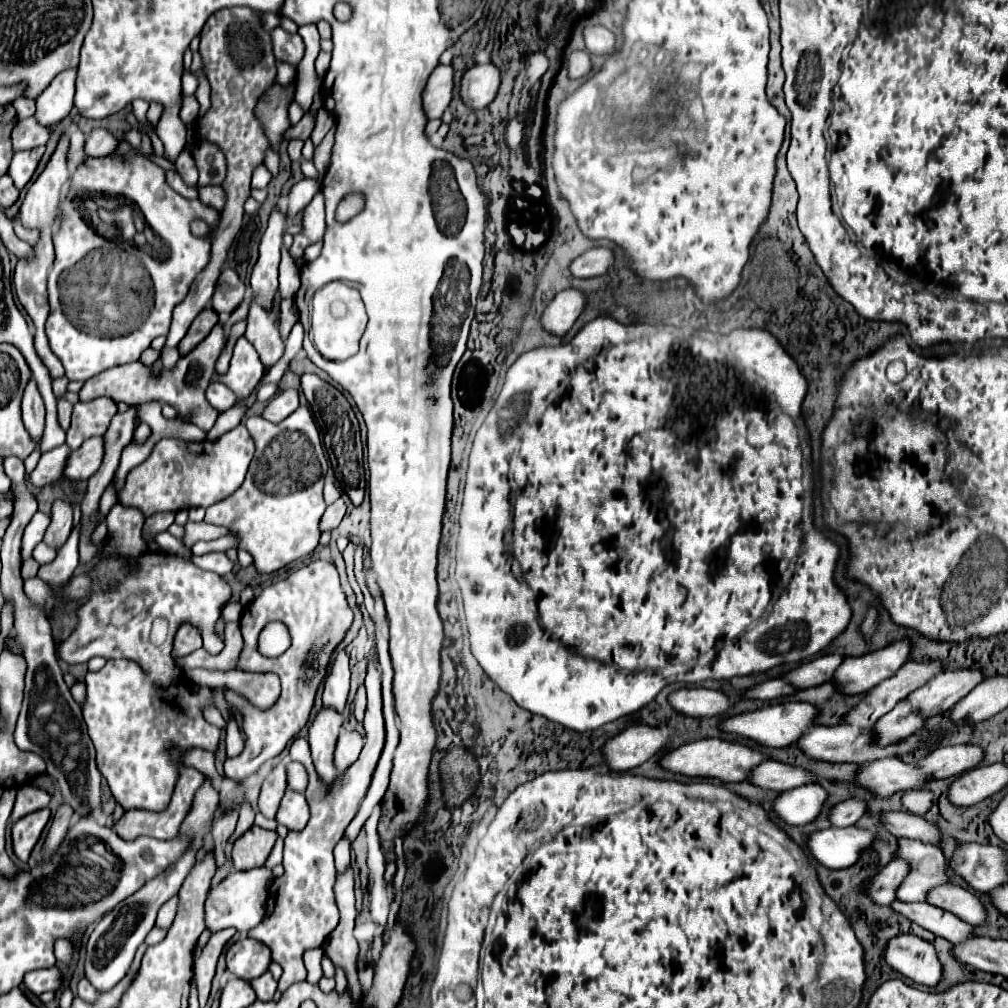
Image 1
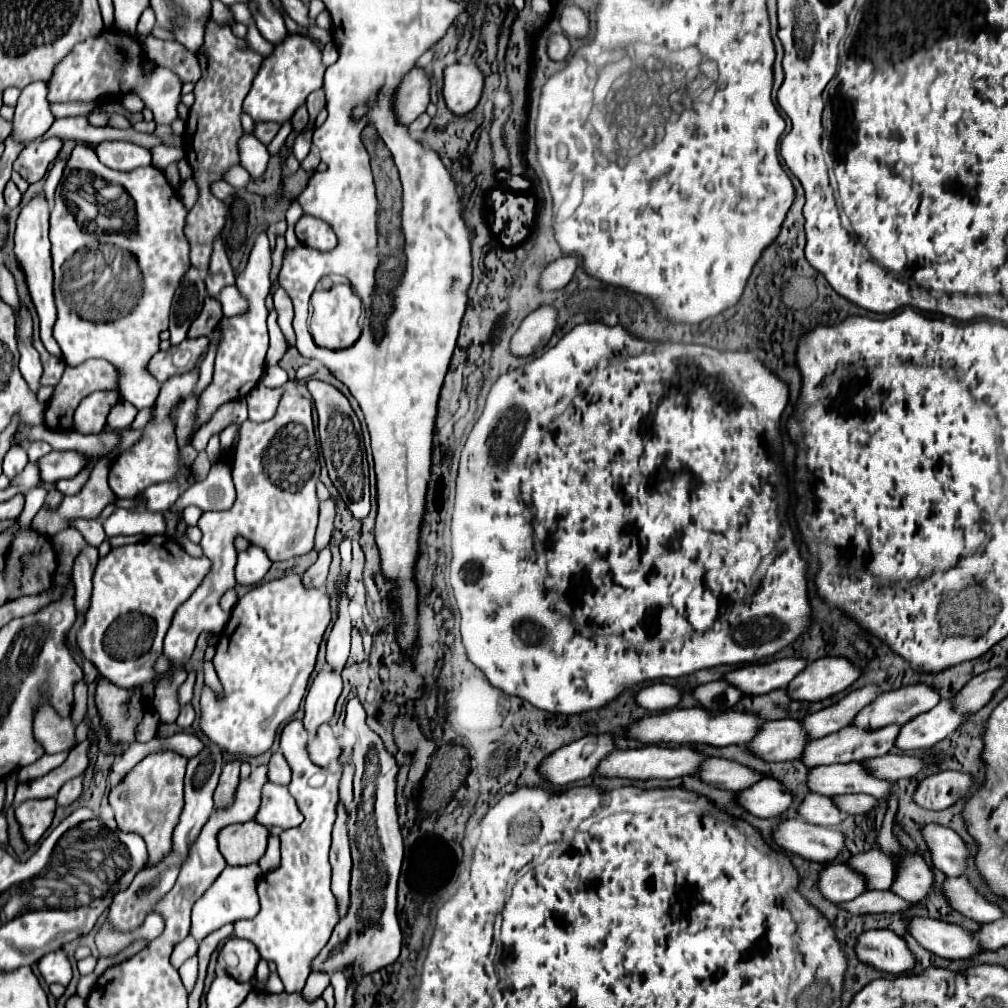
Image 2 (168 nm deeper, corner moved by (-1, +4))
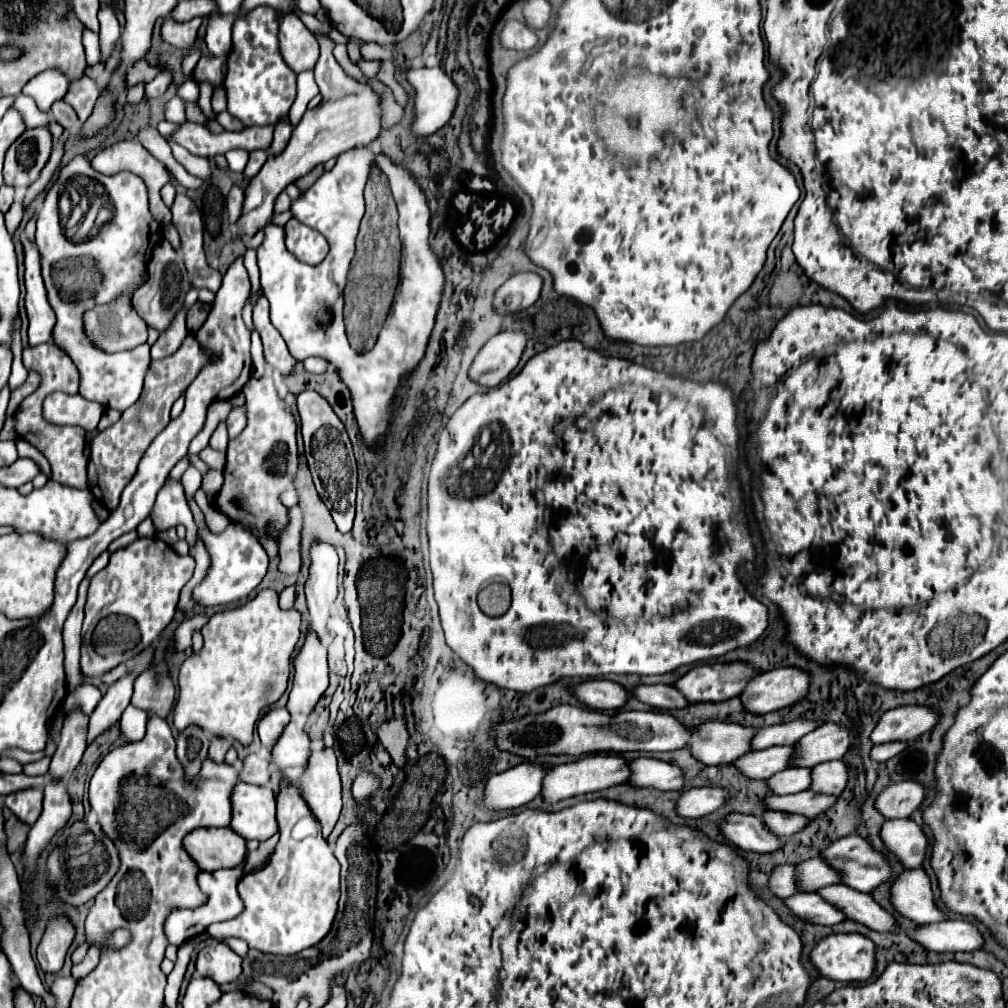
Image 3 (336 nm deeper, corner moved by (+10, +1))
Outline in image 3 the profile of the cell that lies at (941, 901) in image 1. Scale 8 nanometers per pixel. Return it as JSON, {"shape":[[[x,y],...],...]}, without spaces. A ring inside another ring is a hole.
{"shape":[[[843,836],[843,838],[837,838],[835,842],[831,842],[827,848],[821,850],[819,854],[835,872],[839,872],[841,876],[841,882],[859,890],[859,892],[871,892],[875,890],[881,882],[889,882],[893,880],[893,874],[891,874],[891,866],[889,862],[885,860],[885,856],[881,852],[875,852],[871,848],[871,844],[859,836]]]}

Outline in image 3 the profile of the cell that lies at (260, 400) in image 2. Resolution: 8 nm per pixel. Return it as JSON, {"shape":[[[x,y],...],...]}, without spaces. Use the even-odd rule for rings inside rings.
{"shape":[[[235,408],[229,412],[225,424],[227,424],[227,432],[229,432],[229,438],[235,438],[247,424],[247,418],[245,418],[245,408]]]}

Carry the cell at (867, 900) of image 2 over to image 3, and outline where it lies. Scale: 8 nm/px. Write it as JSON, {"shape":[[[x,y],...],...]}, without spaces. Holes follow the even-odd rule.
{"shape":[[[799,892],[795,896],[789,896],[783,900],[787,910],[795,914],[797,918],[811,922],[811,924],[823,924],[823,926],[833,926],[845,920],[843,912],[827,904],[817,892]]]}

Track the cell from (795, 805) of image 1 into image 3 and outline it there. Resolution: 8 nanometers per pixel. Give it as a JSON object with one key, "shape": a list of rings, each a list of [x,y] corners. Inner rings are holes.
{"shape":[[[691,788],[679,796],[675,802],[675,812],[683,818],[701,818],[717,810],[729,796],[731,792],[721,788]]]}

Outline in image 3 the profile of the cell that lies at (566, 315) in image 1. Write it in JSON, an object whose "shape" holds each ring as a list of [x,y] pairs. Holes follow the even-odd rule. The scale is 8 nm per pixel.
{"shape":[[[499,332],[475,356],[469,368],[469,378],[479,386],[495,388],[517,366],[525,344],[525,332]]]}

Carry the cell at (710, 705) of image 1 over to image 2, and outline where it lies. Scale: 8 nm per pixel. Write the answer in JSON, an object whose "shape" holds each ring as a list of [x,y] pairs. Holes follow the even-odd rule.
{"shape":[[[654,683],[646,689],[642,689],[636,695],[636,701],[644,709],[660,713],[660,711],[668,711],[668,709],[678,707],[682,701],[682,691],[674,685],[668,685],[668,683]]]}

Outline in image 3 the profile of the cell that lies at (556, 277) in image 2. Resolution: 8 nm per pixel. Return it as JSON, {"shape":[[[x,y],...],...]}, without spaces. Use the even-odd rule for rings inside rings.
{"shape":[[[533,272],[513,274],[505,284],[501,284],[493,296],[493,310],[499,314],[513,314],[529,308],[541,292],[543,280]]]}

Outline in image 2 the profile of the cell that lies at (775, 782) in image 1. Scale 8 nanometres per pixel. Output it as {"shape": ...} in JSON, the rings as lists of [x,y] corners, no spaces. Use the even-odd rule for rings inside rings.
{"shape":[[[710,757],[702,763],[702,773],[698,775],[702,781],[716,785],[720,789],[730,791],[742,791],[752,787],[754,783],[762,781],[766,775],[760,771],[754,771],[738,761],[722,759],[722,757]]]}

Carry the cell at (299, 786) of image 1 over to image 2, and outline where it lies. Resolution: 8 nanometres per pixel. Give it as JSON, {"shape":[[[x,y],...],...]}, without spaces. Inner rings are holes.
{"shape":[[[278,751],[272,755],[270,763],[268,763],[268,777],[272,783],[278,783],[278,785],[290,785],[290,779],[292,779],[292,769],[288,765],[288,761],[284,759],[284,755]]]}

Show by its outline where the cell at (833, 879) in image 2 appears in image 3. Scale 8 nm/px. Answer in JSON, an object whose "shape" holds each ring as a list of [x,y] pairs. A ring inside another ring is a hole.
{"shape":[[[785,864],[785,866],[775,866],[775,868],[771,870],[769,880],[767,880],[767,888],[769,888],[775,896],[779,896],[779,898],[787,898],[787,896],[799,892],[797,886],[795,886],[795,882],[797,882],[797,880],[795,880],[795,868],[793,868],[793,866],[789,866],[789,864]]]}

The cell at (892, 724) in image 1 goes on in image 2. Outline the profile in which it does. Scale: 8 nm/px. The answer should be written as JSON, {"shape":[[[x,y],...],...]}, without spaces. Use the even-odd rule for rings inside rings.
{"shape":[[[850,725],[846,729],[840,729],[838,733],[826,735],[822,739],[814,739],[802,757],[804,765],[818,767],[818,765],[832,765],[832,763],[850,763],[850,761],[864,761],[868,757],[880,757],[890,751],[894,751],[894,741],[900,733],[900,725],[886,725],[882,729],[860,729],[856,725]]]}

